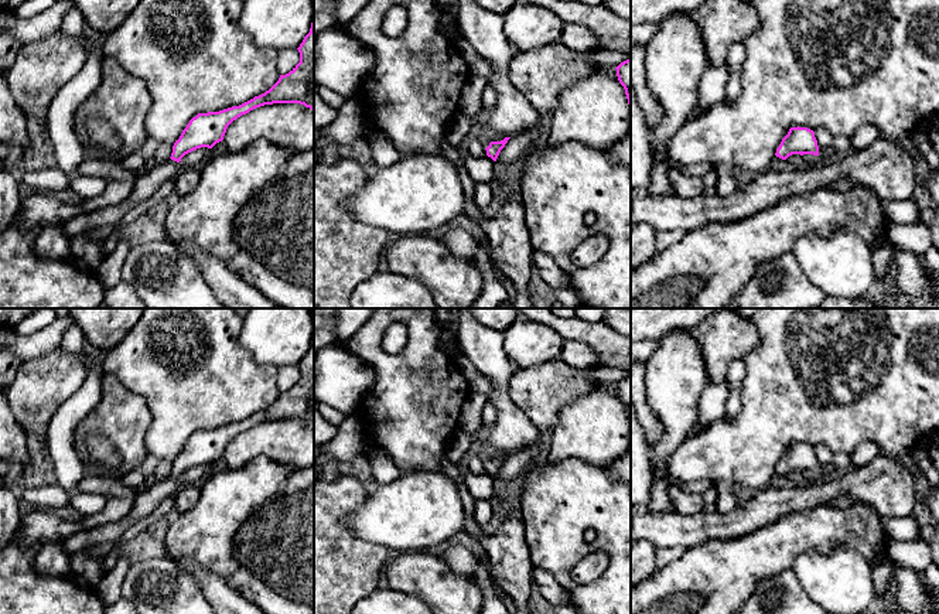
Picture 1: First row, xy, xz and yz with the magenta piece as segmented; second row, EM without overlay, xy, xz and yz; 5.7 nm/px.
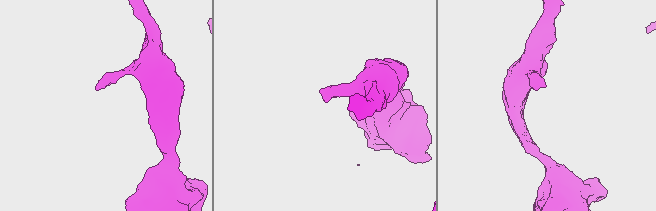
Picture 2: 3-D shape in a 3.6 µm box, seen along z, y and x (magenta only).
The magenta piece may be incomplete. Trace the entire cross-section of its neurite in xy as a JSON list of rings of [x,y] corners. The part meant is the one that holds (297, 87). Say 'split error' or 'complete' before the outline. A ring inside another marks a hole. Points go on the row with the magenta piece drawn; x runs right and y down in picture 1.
complete; [[[314,16],[310,33],[297,48],[300,62],[264,93],[219,112],[198,113],[189,120],[173,146],[171,160],[181,158],[201,147],[212,149],[223,140],[228,126],[250,110],[273,103],[300,103],[314,112]]]

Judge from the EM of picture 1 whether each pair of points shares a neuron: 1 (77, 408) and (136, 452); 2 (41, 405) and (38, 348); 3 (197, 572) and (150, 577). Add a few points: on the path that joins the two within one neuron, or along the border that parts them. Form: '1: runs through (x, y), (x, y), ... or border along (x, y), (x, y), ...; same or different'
1: border along (101, 384), (101, 401), (75, 427), (72, 444); different
2: border along (60, 344), (44, 354), (23, 361); different
3: border along (167, 556), (193, 579), (207, 599); different

